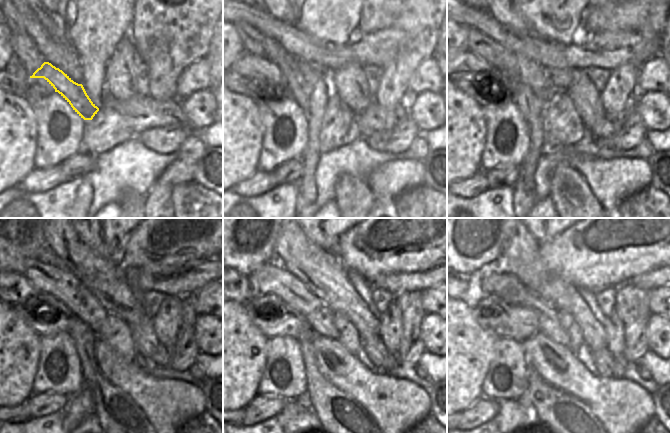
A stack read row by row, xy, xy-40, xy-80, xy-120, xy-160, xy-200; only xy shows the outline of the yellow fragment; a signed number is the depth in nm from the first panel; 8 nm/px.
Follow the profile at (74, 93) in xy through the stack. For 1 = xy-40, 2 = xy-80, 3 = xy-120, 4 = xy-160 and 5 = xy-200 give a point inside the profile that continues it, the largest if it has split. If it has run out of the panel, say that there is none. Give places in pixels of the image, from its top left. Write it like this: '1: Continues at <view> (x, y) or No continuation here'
1: Continues at xy-40 (246, 64)
2: Continues at xy-80 (467, 63)
3: Continues at xy-120 (19, 288)
4: Continues at xy-160 (243, 289)
5: Continues at xy-200 (467, 292)

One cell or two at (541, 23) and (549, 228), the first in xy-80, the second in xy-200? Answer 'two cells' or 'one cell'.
one cell

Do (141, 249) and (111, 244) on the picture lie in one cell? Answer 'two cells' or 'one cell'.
two cells

